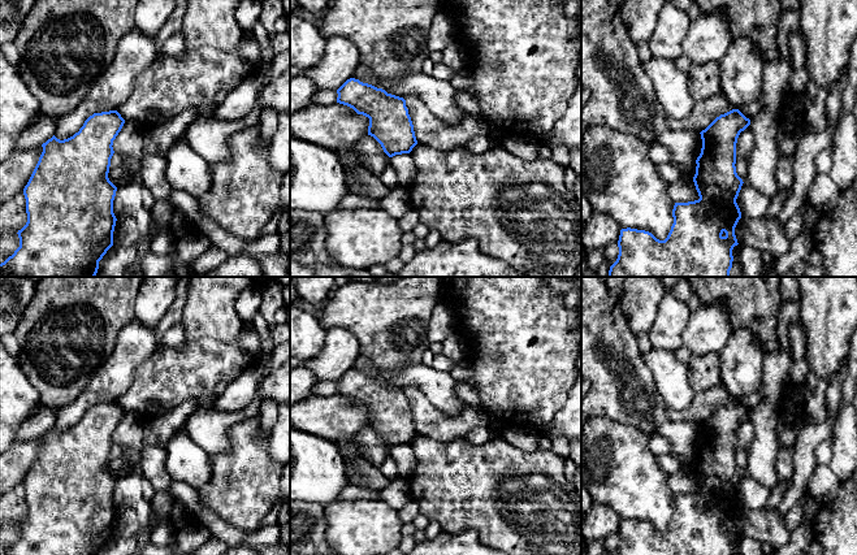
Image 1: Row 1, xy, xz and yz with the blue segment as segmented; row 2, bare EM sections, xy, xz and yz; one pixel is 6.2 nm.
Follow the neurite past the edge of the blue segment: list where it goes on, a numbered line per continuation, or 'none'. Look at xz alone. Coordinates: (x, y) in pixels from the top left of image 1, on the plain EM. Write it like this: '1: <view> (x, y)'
none

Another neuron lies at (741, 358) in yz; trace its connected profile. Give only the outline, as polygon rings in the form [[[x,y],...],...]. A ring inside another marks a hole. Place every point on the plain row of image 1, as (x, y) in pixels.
[[[748,329],[732,331],[719,357],[720,378],[735,400],[759,390],[765,355]]]

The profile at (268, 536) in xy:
[[[172,480],[172,494],[179,499],[183,506],[192,513],[198,521],[204,524],[211,534],[222,539],[228,547],[248,547],[257,550],[260,547],[280,546],[280,524],[270,524],[254,533],[244,533],[218,517],[211,508],[205,507],[199,498],[198,490],[190,485]]]

